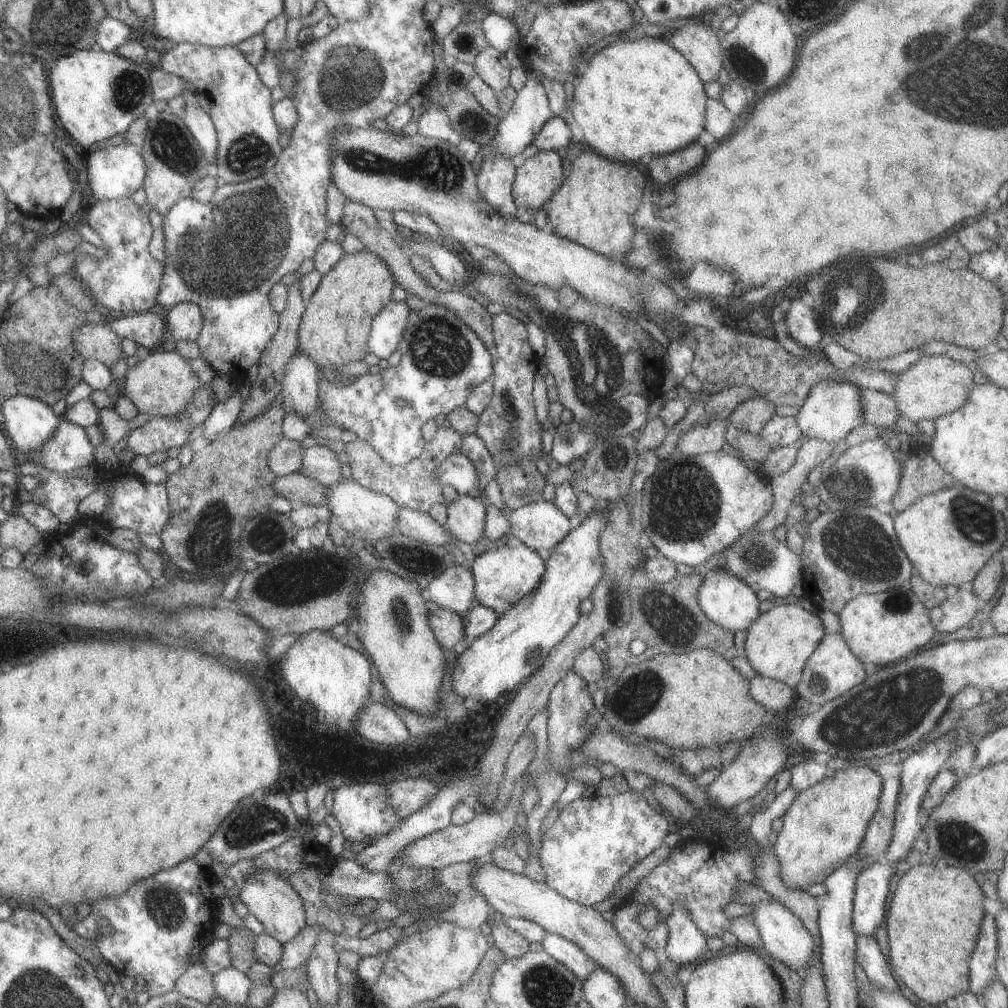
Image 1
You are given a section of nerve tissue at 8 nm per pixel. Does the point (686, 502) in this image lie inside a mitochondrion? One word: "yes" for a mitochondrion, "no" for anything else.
yes

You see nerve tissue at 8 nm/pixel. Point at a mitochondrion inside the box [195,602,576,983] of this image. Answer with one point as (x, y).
(254, 824)

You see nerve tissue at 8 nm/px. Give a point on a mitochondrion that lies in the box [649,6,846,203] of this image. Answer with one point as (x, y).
(744, 63)

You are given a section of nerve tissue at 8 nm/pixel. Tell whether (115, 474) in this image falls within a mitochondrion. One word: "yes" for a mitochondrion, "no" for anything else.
no

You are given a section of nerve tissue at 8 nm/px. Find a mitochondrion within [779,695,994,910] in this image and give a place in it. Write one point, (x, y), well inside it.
(957, 836)

